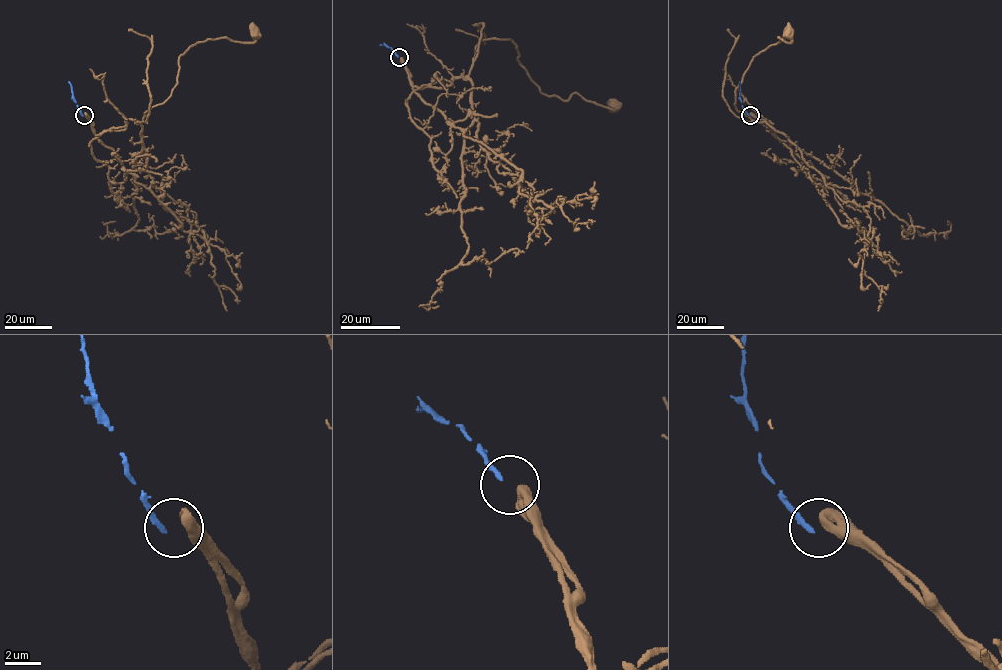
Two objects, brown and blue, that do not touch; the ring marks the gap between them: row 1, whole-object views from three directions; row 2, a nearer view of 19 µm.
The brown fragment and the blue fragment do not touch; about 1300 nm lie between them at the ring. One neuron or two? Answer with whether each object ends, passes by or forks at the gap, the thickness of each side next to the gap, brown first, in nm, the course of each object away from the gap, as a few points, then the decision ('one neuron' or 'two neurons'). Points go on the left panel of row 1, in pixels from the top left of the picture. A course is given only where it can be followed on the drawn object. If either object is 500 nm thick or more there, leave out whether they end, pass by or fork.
calibres 700 and 280 nm; course brown (85, 115), (96, 135), (142, 121), (170, 95), (179, 57), (191, 46), (222, 37), (253, 42), (253, 30); course blue (83, 115), (69, 81); two neurons

